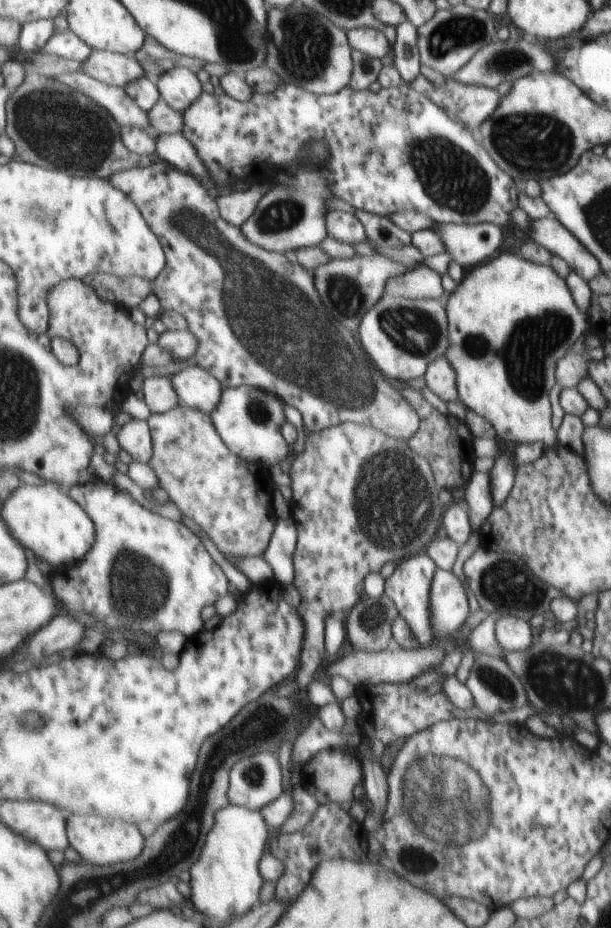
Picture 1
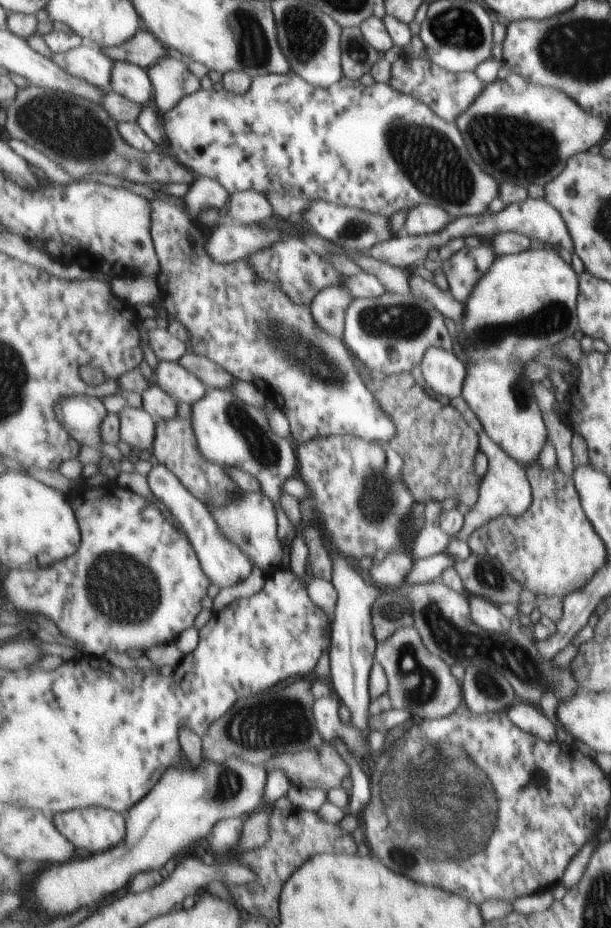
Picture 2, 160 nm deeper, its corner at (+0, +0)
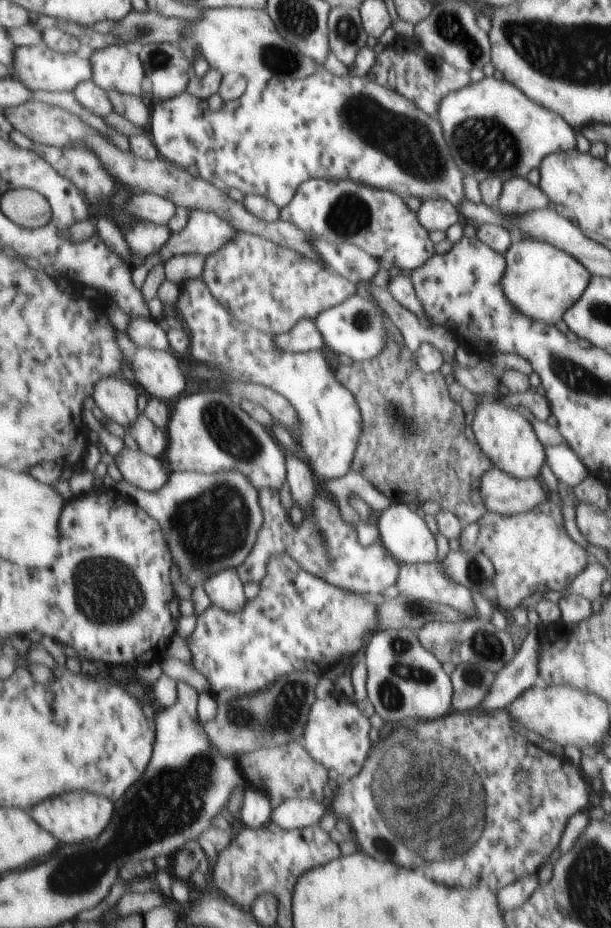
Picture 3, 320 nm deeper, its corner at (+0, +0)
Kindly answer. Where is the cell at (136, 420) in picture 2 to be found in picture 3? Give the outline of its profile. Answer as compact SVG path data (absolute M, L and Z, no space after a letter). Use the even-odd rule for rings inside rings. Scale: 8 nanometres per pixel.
M122 376L103 377L95 383L92 398L95 405L107 416L120 424L125 430L140 415L137 410L140 388Z

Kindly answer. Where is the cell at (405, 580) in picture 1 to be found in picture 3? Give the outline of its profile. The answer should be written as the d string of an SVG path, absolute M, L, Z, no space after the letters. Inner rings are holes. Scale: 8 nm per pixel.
M267 487L265 491L260 492L260 503L264 510L265 526L262 527L253 554L238 568L238 575L243 584L260 584L264 576L267 576L268 560L273 553L281 549L280 547L287 547L289 554L293 554L305 570L348 591L373 594L380 593L387 586L398 584L398 574L402 565L395 560L380 538L366 547L359 545L357 528L343 520L339 506L326 491L320 489L317 492L310 513L302 519L302 525L298 528L295 520L289 516L289 511L283 508L279 491Z

